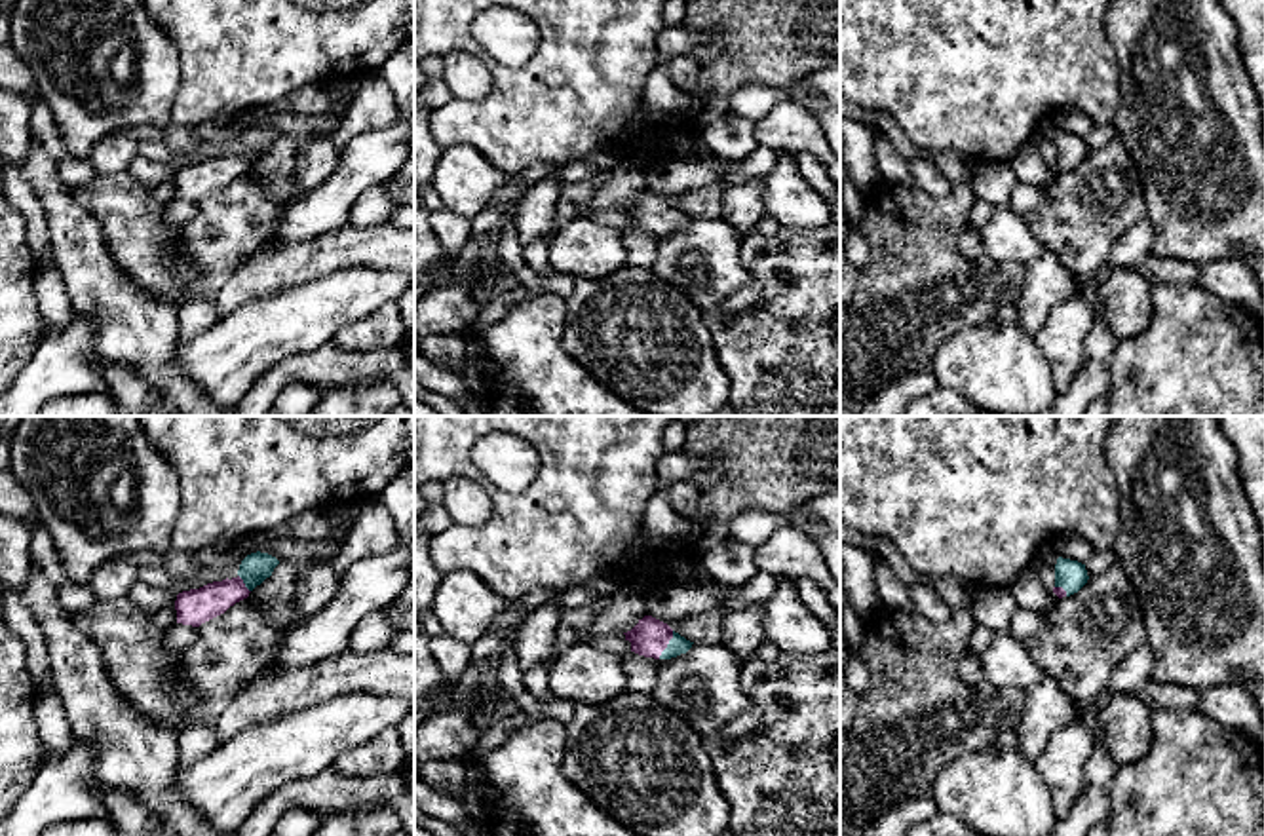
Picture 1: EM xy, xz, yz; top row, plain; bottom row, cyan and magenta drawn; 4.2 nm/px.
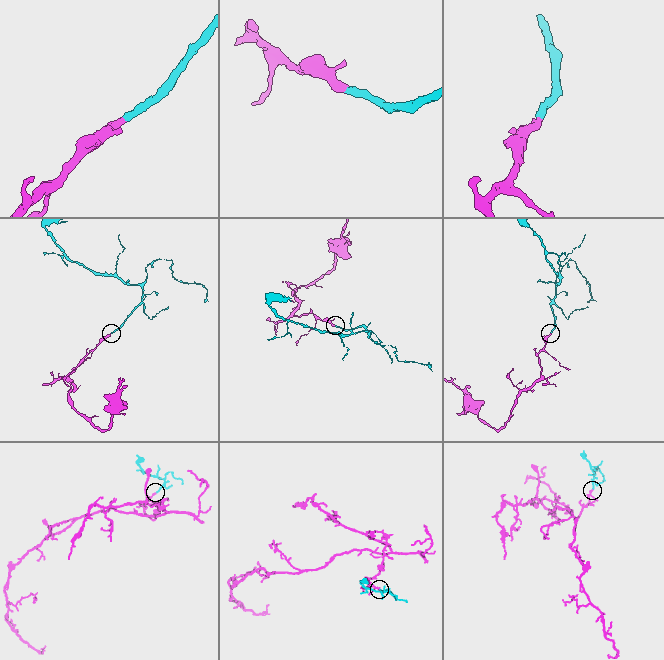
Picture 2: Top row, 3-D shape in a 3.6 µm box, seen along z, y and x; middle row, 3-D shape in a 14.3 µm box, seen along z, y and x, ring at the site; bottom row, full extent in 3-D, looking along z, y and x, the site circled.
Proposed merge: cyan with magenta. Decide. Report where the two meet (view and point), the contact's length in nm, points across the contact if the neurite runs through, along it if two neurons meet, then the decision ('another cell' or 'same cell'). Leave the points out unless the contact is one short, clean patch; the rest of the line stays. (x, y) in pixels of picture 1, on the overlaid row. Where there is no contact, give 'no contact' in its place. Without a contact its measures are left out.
meets cyan in xz at (668, 645); contact 140 nm long; runs through xz (677, 645), (668, 645), (649, 637); same cell

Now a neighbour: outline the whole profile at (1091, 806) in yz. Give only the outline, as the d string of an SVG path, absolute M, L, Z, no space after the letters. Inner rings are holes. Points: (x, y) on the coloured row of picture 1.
M1097 739L1083 766L1083 788L1063 819L1055 819L1049 836L1085 836L1097 823L1110 813L1110 781L1118 771L1106 747Z

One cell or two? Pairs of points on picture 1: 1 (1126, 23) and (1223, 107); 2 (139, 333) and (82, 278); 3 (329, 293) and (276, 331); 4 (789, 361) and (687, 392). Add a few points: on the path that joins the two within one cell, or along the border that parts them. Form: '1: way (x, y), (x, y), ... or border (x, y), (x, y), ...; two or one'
1: way (1154, 23), (1215, 78); one
2: way (126, 320), (95, 289); one
3: way (316, 306), (305, 318), (289, 323); one
4: border (711, 339), (730, 396); two

